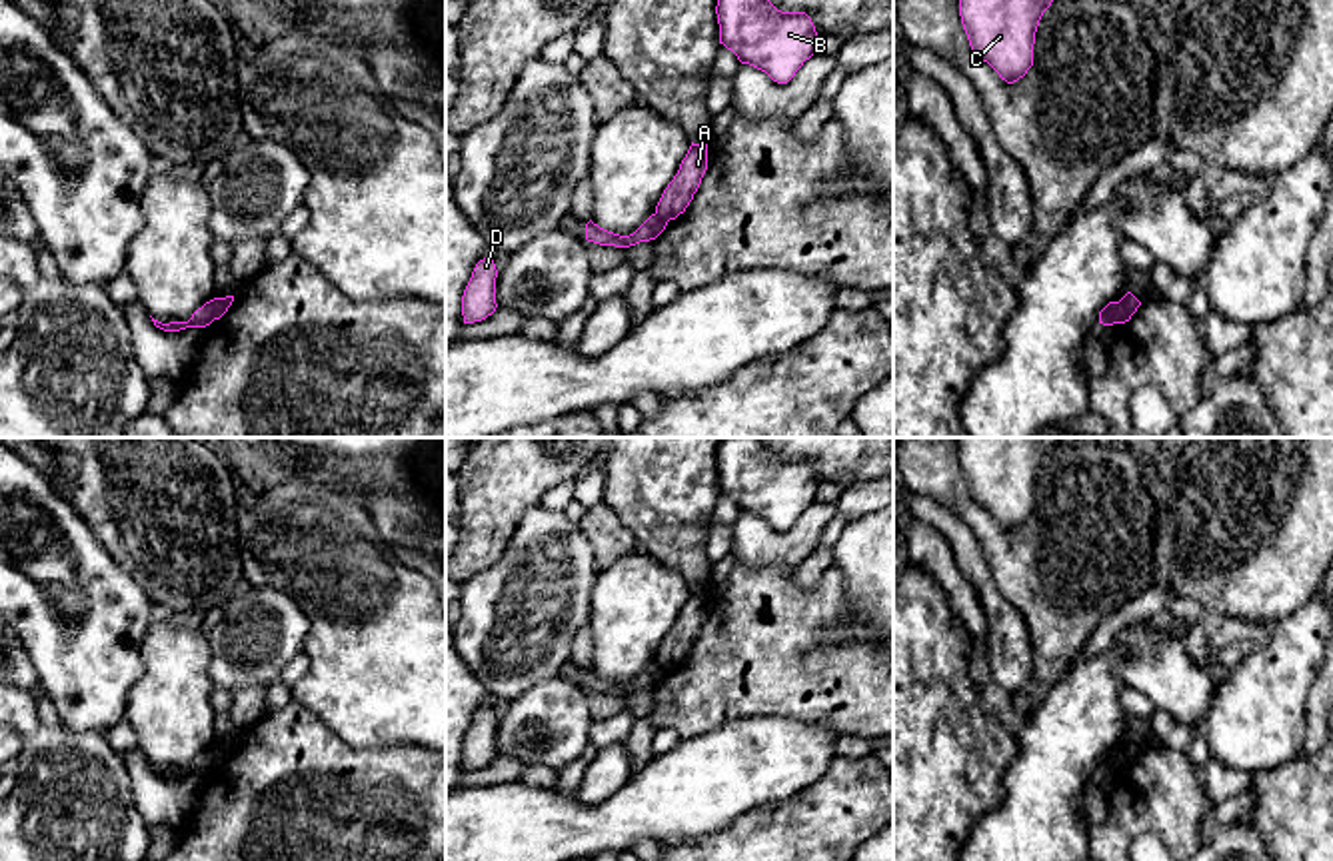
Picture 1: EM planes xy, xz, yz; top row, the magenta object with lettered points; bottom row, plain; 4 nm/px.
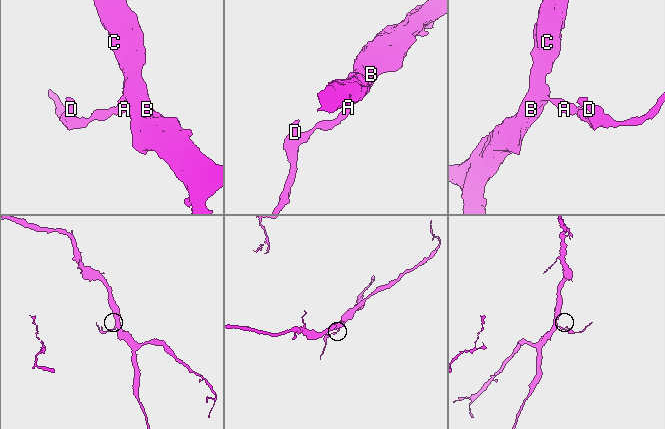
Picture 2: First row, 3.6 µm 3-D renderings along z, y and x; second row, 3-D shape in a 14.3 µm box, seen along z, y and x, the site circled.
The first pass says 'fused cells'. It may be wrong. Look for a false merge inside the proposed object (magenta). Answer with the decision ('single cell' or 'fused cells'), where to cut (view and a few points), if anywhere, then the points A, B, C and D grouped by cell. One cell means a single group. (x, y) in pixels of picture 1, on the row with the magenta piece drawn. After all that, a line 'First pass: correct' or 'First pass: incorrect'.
fused cells; cut yz (1120, 302), (1116, 322); groups A B C / D
First pass: correct

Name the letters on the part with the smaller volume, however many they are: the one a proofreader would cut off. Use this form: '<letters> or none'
D

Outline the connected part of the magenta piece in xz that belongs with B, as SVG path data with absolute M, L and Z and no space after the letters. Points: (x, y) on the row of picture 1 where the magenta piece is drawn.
M717 0L715 14L719 44L777 84L815 54L817 32L805 12L781 12L769 0Z

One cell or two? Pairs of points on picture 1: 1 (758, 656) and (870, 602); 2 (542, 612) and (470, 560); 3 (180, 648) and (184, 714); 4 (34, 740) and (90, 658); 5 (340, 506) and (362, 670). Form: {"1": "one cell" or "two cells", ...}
{"1": "two cells", "2": "two cells", "3": "one cell", "4": "two cells", "5": "one cell"}

